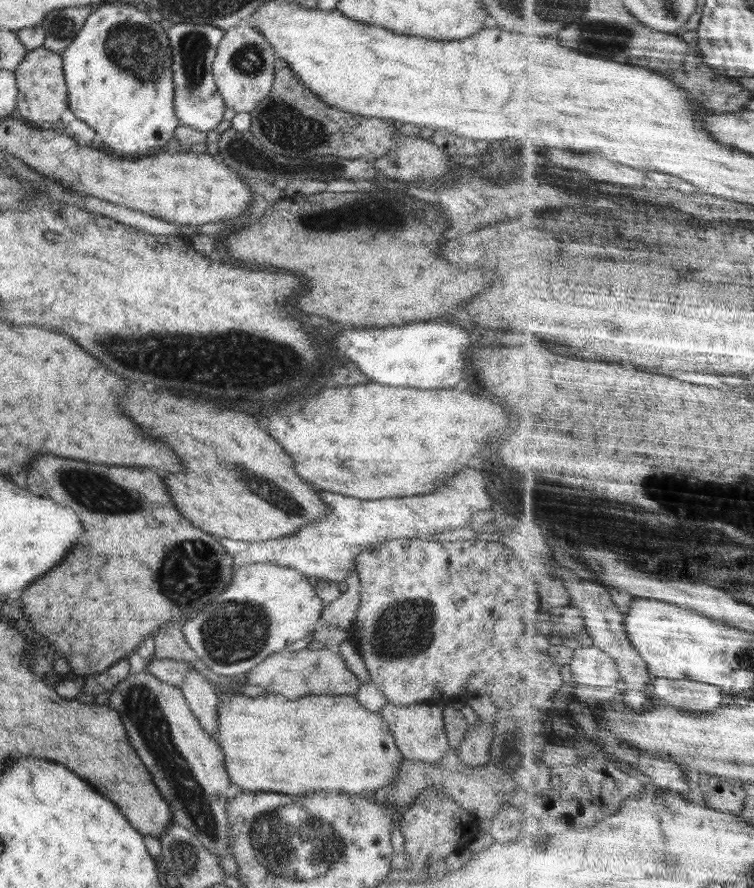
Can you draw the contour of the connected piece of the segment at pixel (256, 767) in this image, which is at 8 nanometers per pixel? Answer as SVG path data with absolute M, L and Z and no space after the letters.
M237 688L234 692L219 691L219 707L217 708L218 726L213 734L213 740L223 752L223 761L225 762L228 779L232 785L244 791L281 793L288 795L302 795L318 790L334 791L342 794L360 795L369 791L380 790L392 786L396 778L397 766L403 759L403 754L399 752L393 734L389 729L388 723L379 715L378 712L371 712L360 705L358 699L354 696L346 695L308 695L298 700L288 700L281 693L267 693L266 696L248 697L241 693Z

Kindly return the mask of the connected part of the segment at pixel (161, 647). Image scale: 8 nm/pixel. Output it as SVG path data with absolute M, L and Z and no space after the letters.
M166 622L153 634L156 657L185 662L197 659L194 650L188 646L181 628L182 622Z

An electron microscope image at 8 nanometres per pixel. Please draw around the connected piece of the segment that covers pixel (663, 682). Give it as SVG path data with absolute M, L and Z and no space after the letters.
M658 677L652 685L652 696L665 699L668 704L674 705L682 711L691 713L708 713L721 709L728 704L726 698L731 698L721 686L716 686L706 682L700 682L694 679L674 680Z

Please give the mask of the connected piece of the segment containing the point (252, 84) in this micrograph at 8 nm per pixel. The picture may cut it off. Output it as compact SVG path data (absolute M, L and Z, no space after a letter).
M243 23L228 31L222 37L213 60L213 79L225 107L236 112L250 112L265 100L272 90L277 58L275 50L257 28Z

